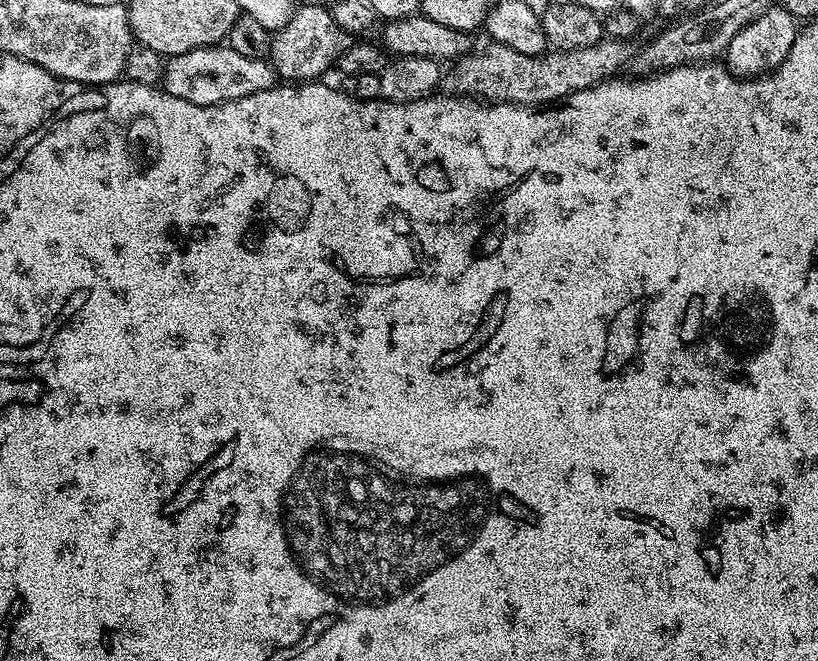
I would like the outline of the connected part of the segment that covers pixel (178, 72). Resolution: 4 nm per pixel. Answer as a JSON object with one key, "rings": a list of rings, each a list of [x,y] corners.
{"rings":[[[223,43],[202,46],[186,50],[186,54],[167,57],[162,81],[165,92],[174,94],[174,98],[182,98],[182,102],[198,106],[214,106],[246,98],[246,94],[258,94],[262,90],[277,87],[277,84],[276,69],[268,60],[246,58]]]}

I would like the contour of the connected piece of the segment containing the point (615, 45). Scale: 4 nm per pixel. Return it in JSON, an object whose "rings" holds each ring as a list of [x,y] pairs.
{"rings":[[[605,38],[599,40],[594,46],[586,46],[582,50],[549,51],[543,56],[531,56],[530,54],[518,54],[518,50],[512,50],[510,46],[485,43],[485,48],[473,50],[459,60],[451,61],[452,68],[443,73],[442,88],[445,93],[462,96],[465,98],[479,98],[484,102],[498,104],[526,104],[529,106],[551,106],[563,101],[564,97],[592,88],[601,84],[604,80],[615,77],[619,68],[623,69],[632,57],[635,56],[637,45],[629,40],[615,40]]]}

